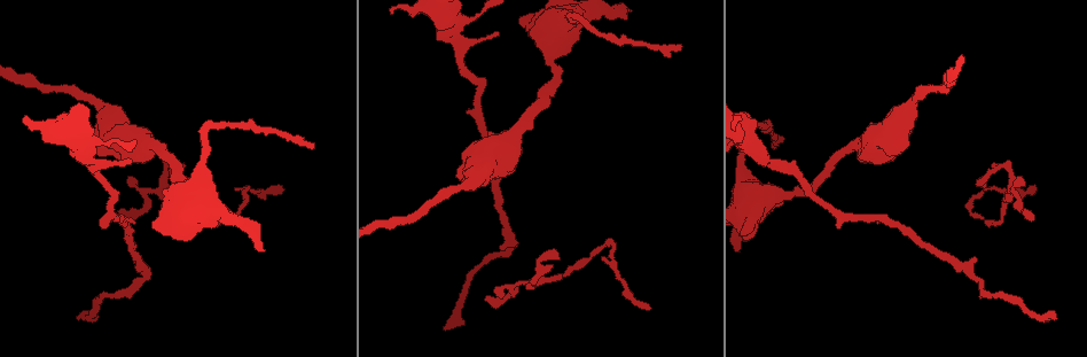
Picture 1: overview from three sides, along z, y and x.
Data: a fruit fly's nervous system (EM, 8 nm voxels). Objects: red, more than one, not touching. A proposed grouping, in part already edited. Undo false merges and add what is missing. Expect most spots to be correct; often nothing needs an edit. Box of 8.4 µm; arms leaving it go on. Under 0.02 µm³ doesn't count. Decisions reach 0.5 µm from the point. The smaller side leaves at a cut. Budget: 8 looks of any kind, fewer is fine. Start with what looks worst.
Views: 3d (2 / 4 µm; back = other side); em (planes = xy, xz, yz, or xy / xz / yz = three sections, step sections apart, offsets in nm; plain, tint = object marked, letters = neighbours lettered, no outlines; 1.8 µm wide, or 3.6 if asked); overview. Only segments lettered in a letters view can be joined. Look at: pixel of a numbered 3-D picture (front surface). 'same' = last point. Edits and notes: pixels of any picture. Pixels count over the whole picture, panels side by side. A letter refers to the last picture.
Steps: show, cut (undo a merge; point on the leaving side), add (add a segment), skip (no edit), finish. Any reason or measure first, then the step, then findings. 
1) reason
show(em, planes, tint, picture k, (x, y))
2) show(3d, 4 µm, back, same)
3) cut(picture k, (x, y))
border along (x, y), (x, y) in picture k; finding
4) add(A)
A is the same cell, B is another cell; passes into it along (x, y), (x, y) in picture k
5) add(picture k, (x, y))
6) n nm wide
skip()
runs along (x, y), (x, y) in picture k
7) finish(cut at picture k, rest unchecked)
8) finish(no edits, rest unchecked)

tapers out
show(em, xy, step 8, letters, picture 1, (1054, 318))

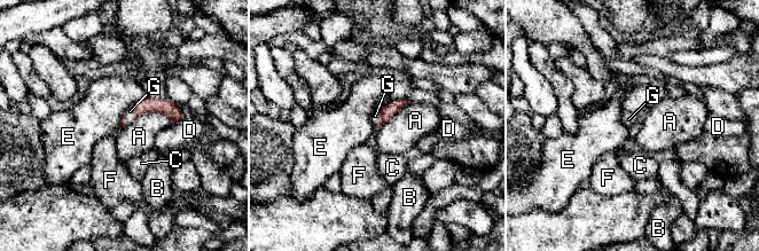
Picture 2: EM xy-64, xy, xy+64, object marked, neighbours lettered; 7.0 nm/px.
show(em, planes, letters, same)

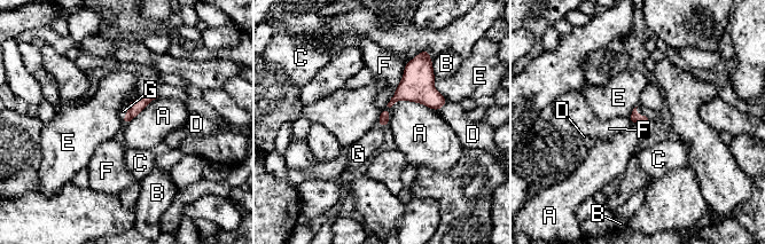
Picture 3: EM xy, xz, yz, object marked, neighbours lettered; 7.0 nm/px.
add(G)
G is the same cell, A, B, C, D, E and F are other cells; passes into it along (634, 118), (641, 116), (653, 115) in picture 3; it goes on there

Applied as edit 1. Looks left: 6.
sharp bend
show(3d, 2 µm, picture 1, (513, 250))

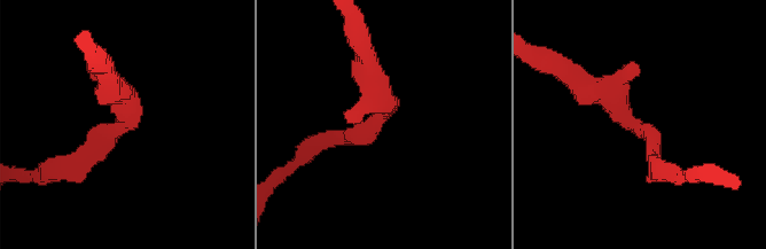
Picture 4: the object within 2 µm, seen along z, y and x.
arms of 170, 190 nm
show(em, yz, step 16, tint, picture 4, (125, 123))

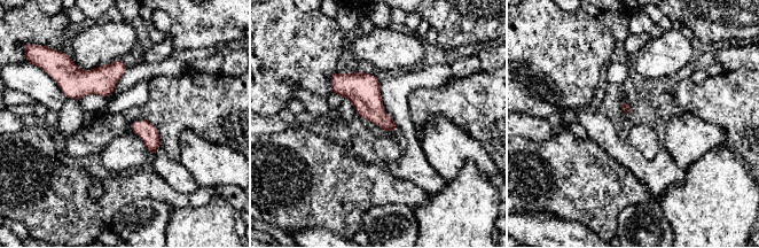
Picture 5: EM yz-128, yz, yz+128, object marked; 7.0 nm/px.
cut it another way
show(em, planes, letters, same)

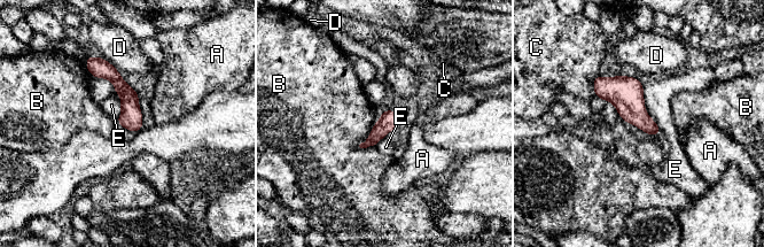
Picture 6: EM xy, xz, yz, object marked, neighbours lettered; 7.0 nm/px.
E touches over 260 nm
skip()
A, B, C, D and E are other cells; border along (642, 85), (645, 110), (654, 120) in picture 6; continuous, no second neuron

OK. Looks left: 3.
end of a long branch
show(3d, 4 µm, picture 1, (648, 310))

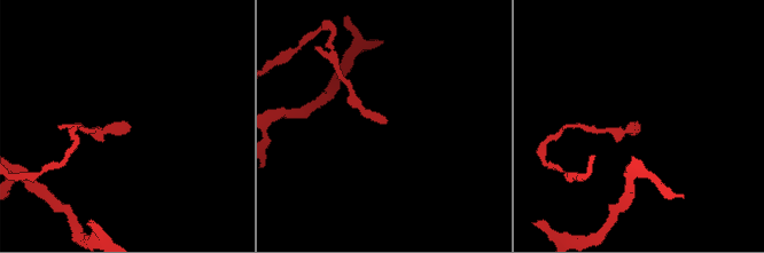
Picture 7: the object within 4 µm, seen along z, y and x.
show(em, planes, letters, picture 7, (637, 132))

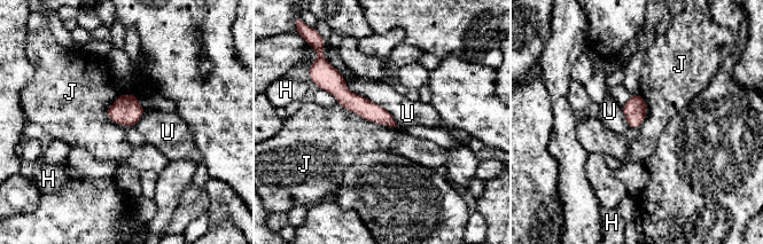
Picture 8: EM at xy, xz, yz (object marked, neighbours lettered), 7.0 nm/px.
140 nm wide; U touches over 480 nm
skip()
H, J and U are other cells; none of them fits

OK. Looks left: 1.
finish(add at picture 3, rest unchecked)

